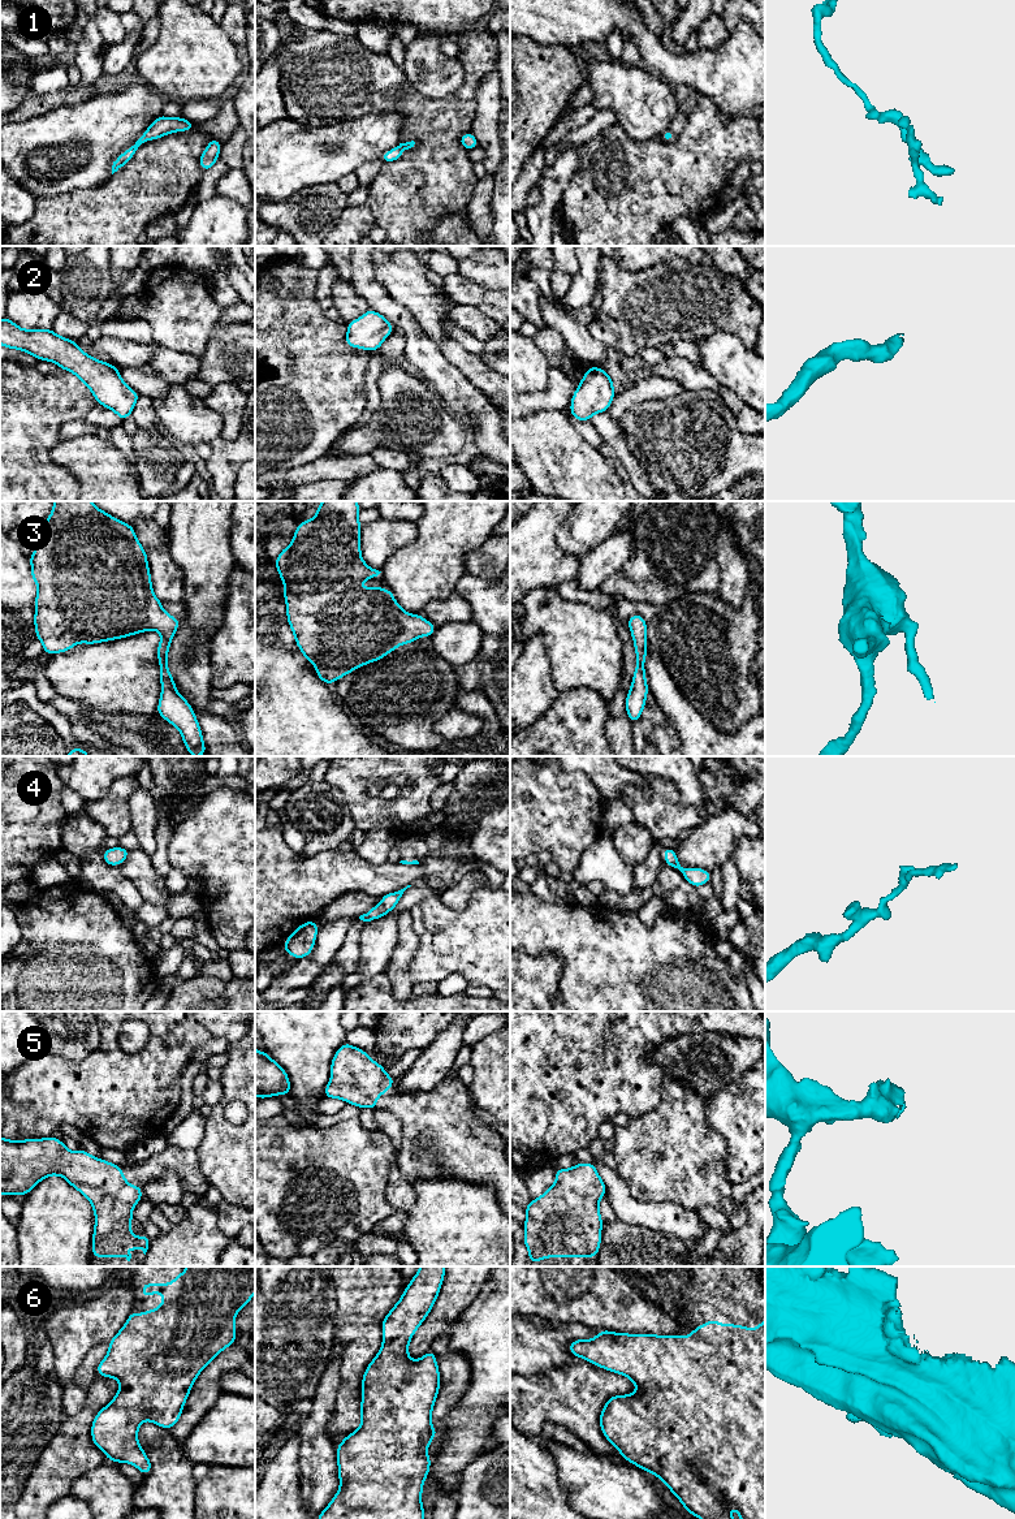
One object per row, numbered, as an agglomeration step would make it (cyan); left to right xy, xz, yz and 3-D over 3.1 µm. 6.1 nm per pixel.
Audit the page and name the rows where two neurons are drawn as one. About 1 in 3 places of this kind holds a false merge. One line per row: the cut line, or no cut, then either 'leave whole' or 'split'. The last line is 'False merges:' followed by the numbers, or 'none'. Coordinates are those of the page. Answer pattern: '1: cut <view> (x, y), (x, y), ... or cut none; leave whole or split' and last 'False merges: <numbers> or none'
1: cut none; leave whole
2: cut none; leave whole
3: cut none; leave whole
4: cut none; leave whole
5: cut none; leave whole
6: cut none; leave whole
False merges: none

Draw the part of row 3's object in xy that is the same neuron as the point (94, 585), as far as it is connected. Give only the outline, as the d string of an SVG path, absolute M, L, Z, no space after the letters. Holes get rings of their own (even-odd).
M53 501L53 509L43 526L42 543L34 548L29 557L31 577L38 586L35 596L34 625L36 639L43 644L44 653L68 652L77 643L102 643L135 635L148 630L157 630L161 640L157 644L157 661L160 665L161 694L156 713L176 726L182 742L193 756L206 755L207 750L194 709L182 698L168 669L168 651L178 629L180 618L168 614L161 601L152 591L147 553L138 541L133 526L109 515L91 501Z

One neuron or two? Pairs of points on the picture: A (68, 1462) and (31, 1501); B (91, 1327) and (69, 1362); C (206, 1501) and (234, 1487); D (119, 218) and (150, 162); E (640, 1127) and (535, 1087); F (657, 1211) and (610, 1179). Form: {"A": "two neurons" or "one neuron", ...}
{"A": "one neuron", "B": "one neuron", "C": "one neuron", "D": "one neuron", "E": "two neurons", "F": "one neuron"}

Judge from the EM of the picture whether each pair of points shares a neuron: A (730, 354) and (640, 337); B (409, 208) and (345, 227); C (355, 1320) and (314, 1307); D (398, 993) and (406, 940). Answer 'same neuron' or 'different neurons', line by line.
A: different neurons
B: different neurons
C: different neurons
D: same neuron

